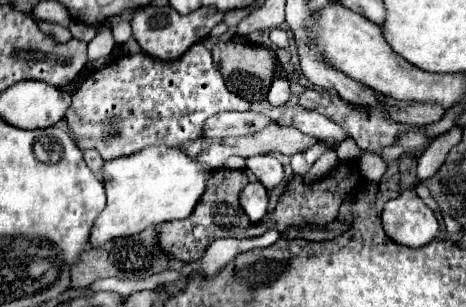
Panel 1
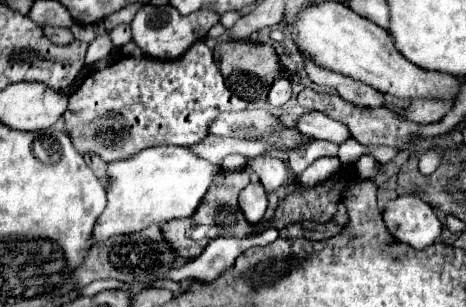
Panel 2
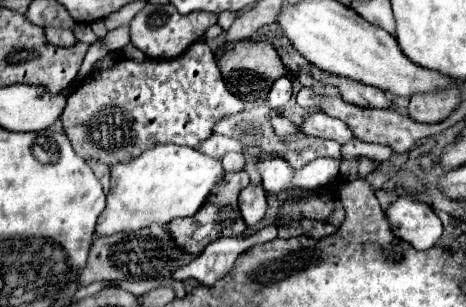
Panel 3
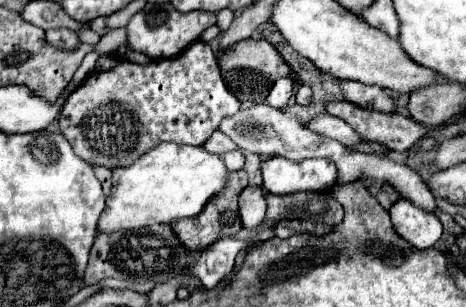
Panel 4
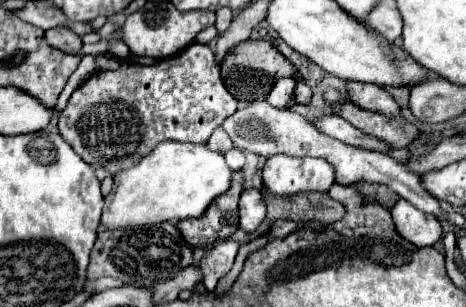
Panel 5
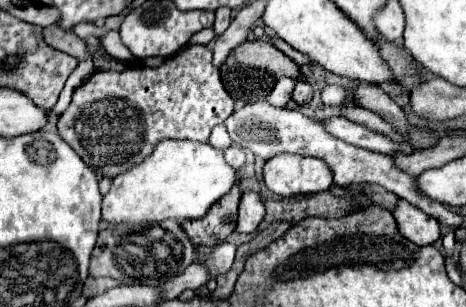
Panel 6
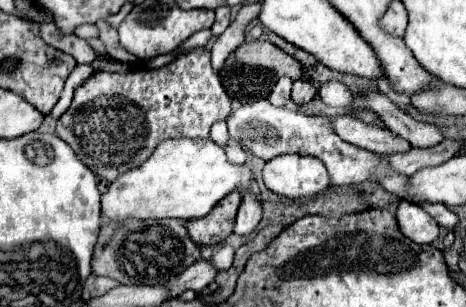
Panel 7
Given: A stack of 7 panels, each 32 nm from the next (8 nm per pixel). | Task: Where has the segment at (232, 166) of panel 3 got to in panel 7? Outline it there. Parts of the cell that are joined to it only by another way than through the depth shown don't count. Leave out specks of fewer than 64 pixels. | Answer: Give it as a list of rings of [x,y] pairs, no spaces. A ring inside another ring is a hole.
[[[238,144],[236,146],[228,146],[226,154],[228,154],[230,162],[236,162],[236,164],[242,164],[248,158],[248,152],[242,146],[238,146]]]

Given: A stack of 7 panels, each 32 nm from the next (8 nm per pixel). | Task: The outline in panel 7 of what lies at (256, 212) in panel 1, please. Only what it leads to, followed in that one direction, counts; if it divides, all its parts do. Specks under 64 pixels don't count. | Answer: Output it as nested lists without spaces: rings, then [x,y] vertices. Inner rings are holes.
[[[246,194],[240,208],[238,208],[238,216],[234,222],[234,234],[244,236],[244,234],[252,234],[254,228],[258,226],[262,218],[262,208],[260,208],[260,200],[254,198],[254,194]]]

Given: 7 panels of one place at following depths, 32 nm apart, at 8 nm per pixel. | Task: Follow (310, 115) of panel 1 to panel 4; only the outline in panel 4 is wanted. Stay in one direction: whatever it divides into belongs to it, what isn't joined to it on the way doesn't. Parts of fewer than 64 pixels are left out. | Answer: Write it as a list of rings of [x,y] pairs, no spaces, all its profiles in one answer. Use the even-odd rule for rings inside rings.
[[[320,114],[320,116],[312,118],[308,122],[308,126],[314,132],[318,132],[322,136],[328,136],[328,138],[334,138],[334,140],[346,144],[346,146],[356,146],[360,142],[368,142],[362,136],[356,136],[356,130],[350,124],[346,124],[344,120],[340,120],[336,116],[330,116],[330,114]]]

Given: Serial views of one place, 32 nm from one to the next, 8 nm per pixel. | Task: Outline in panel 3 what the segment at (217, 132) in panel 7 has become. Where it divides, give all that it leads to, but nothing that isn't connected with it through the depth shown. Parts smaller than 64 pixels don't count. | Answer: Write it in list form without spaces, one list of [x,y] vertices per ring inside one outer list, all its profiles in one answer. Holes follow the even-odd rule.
[[[212,134],[208,140],[204,140],[204,144],[198,146],[198,150],[202,150],[204,154],[212,156],[212,158],[222,158],[228,152],[250,152],[250,154],[260,154],[256,148],[246,150],[238,140],[232,140],[228,136],[220,136],[220,134]]]

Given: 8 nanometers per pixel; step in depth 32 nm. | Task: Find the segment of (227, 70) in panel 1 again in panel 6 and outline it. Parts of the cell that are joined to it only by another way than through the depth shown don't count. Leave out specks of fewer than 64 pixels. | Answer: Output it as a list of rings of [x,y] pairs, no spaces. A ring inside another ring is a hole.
[[[246,40],[234,52],[230,52],[230,56],[226,58],[226,62],[220,68],[220,76],[222,76],[222,84],[224,84],[226,92],[234,100],[248,104],[248,102],[256,102],[256,100],[266,100],[266,96],[272,92],[272,86],[276,84],[276,78],[280,78],[280,76],[288,76],[294,80],[300,78],[300,66],[266,40],[264,42]]]

